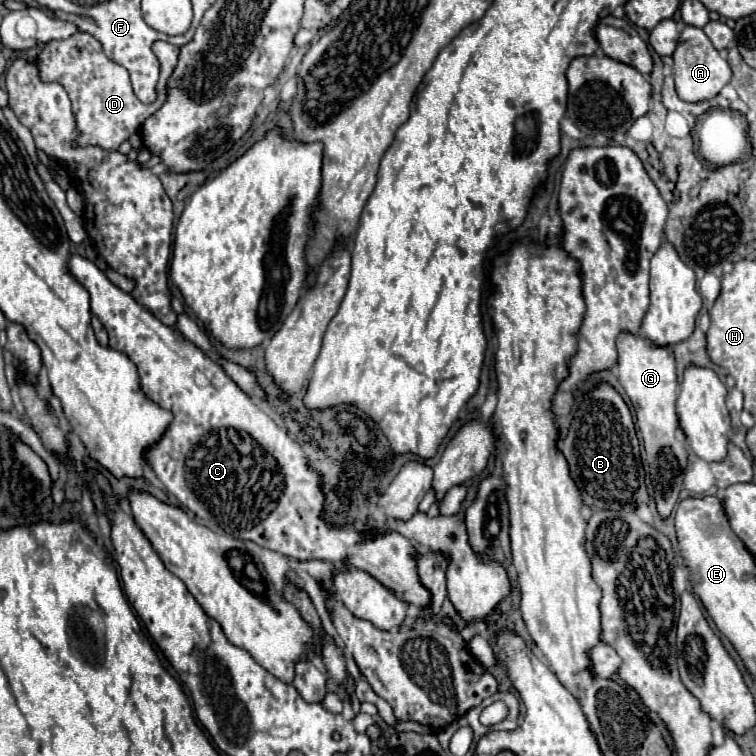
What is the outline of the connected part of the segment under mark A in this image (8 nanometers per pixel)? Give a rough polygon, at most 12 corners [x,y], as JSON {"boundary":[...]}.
{"boundary":[[686,26],[674,58],[684,102],[714,98],[730,82],[702,28]]}

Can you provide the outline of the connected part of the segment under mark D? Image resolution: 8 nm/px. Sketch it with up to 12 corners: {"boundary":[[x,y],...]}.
{"boundary":[[92,34],[52,40],[36,58],[60,82],[76,144],[116,150],[164,104],[180,48],[156,42],[158,100],[128,72]]}

